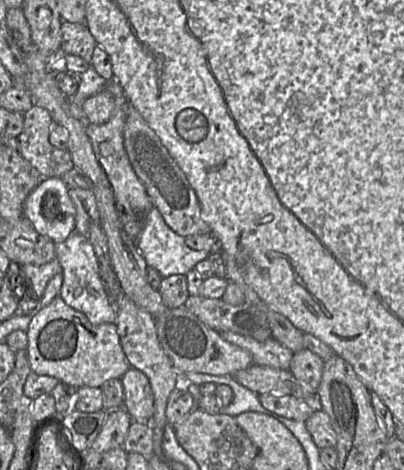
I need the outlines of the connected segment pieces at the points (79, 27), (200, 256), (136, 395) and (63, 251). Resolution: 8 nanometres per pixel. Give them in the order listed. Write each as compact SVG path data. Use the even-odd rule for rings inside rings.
M63 21L60 30L61 53L80 56L87 61L90 66L97 42L85 22L72 23Z
M155 207L147 213L136 247L148 266L155 268L163 278L174 274L186 275L198 262L207 259L210 252L187 246L185 238L165 223Z
M130 367L120 380L123 386L122 407L133 420L151 422L155 402L148 377L142 371Z
M70 189L70 196L76 208L75 232L65 241L55 243L56 258L61 265L63 275L59 296L68 306L83 313L94 325L115 323L117 317L116 306L101 280L97 257L88 239L91 220L82 200L74 189Z

